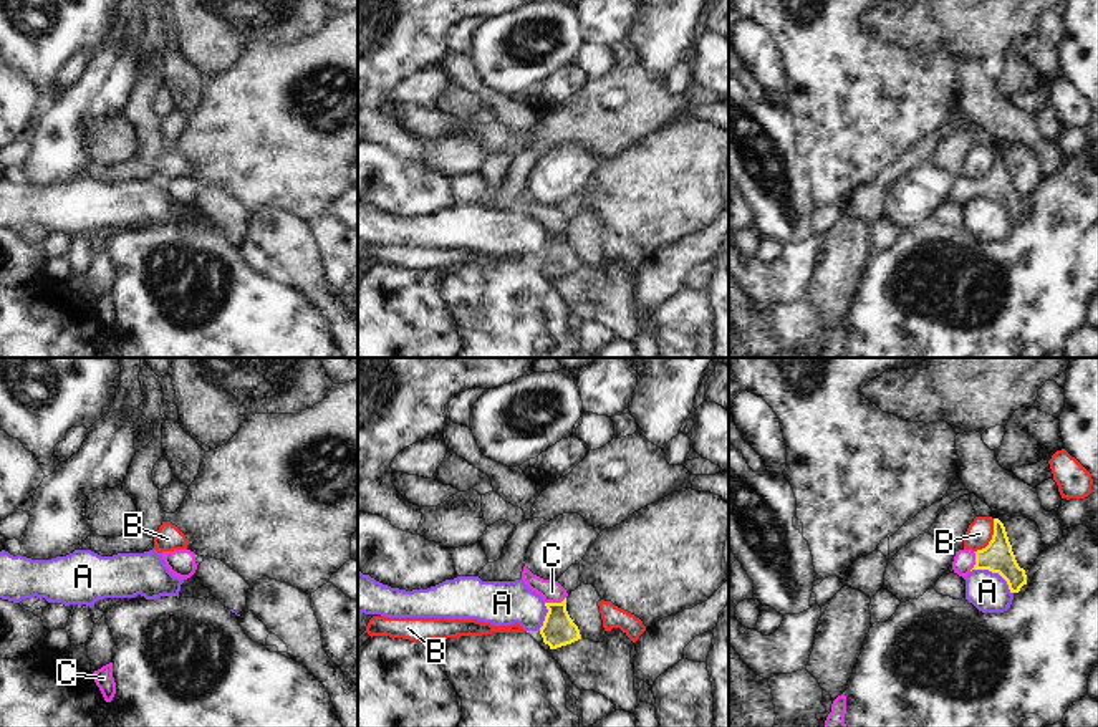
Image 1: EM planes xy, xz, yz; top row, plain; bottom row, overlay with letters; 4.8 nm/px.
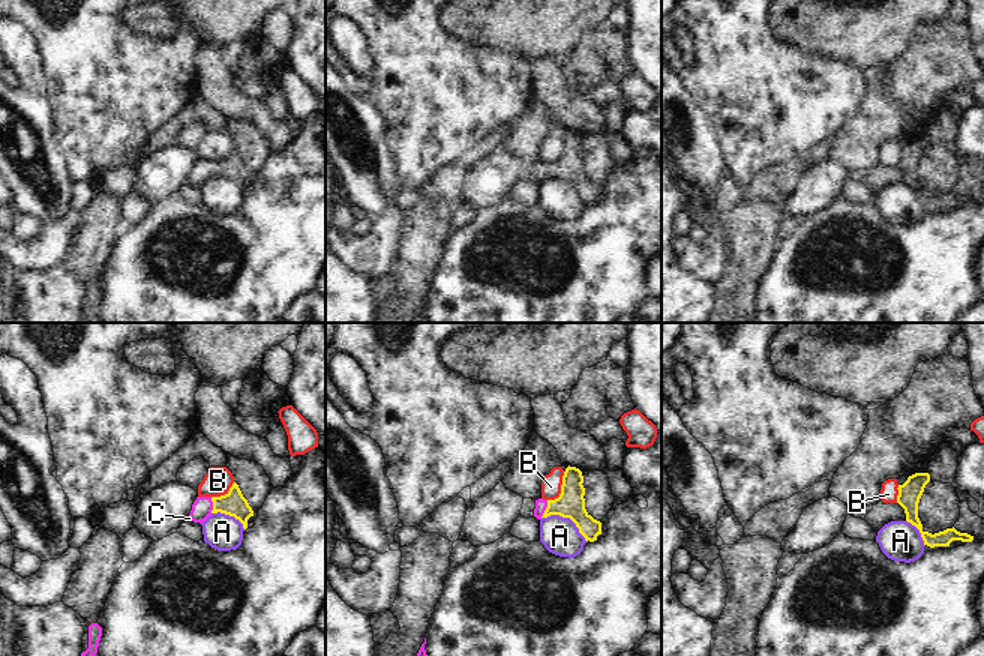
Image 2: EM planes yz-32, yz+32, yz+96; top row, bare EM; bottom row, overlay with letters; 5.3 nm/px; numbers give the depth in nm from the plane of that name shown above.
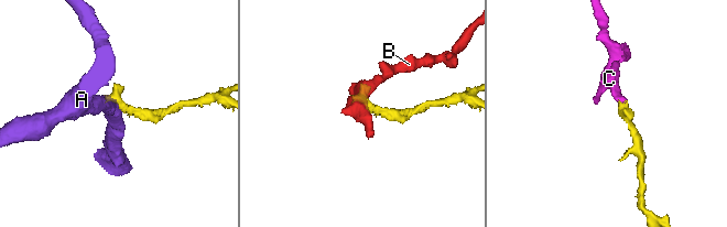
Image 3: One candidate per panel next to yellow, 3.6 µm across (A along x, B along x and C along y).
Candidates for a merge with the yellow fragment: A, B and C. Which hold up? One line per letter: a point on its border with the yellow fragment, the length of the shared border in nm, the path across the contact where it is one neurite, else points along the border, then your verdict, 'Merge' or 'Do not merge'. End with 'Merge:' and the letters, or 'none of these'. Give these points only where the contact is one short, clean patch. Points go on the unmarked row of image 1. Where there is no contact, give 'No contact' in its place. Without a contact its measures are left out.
A: Touches yellow at yz (994, 201). Shared border 240 nm. Boundary: yz (971, 199), (996, 201), (1012, 222). Do not merge
B: Touches yellow at yz (992, 168). Shared border 190 nm. Boundary: yz (994, 148), (992, 168), (974, 181). Do not merge
C: Touches yellow at xz (555, 232). Shared border 110 nm. Path across: xz (558, 259), (555, 232), (552, 221). Merge
Merge: C.

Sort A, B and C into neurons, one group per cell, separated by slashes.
A / B / C

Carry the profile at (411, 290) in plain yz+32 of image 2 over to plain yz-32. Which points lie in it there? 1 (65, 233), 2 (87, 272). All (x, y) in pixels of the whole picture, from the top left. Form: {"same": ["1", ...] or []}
{"same": ["2"]}

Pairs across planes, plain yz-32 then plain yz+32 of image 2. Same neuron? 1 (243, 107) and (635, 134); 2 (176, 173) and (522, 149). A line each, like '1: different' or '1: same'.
1: different
2: different

